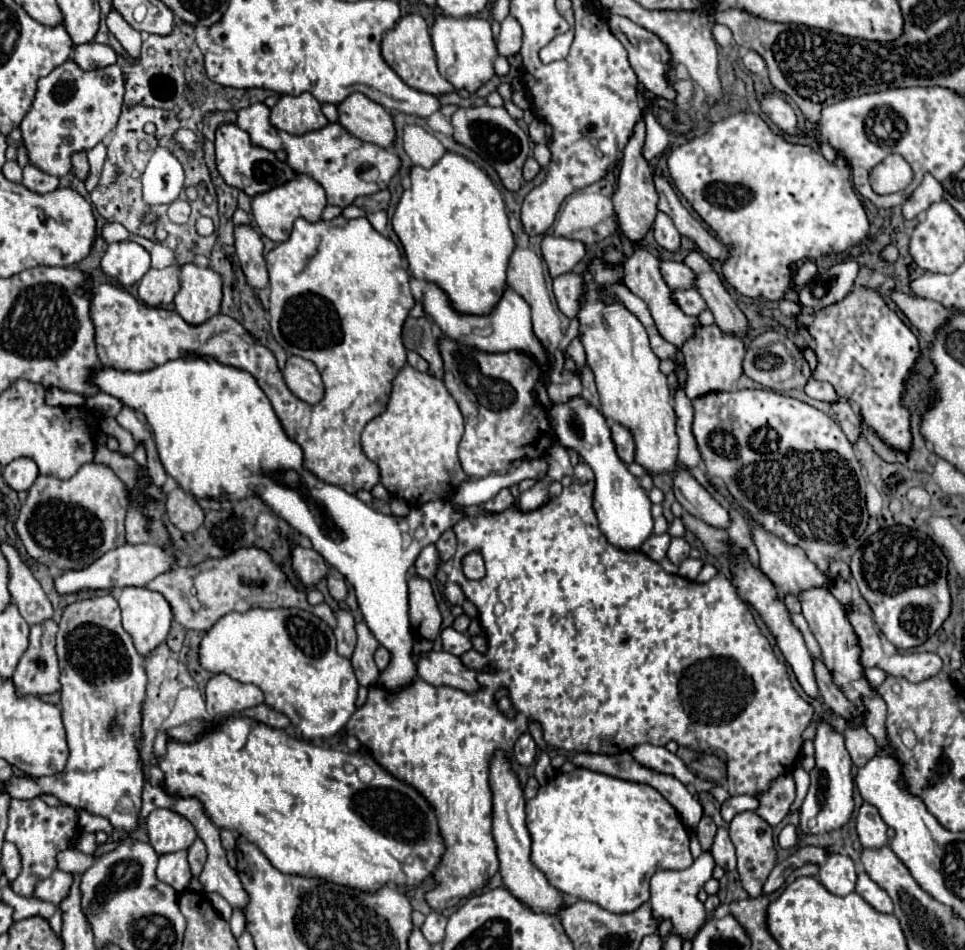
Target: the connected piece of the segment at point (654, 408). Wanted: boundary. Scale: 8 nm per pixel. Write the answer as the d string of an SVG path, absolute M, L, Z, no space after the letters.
M594 260L588 268L594 270L594 274L590 274L586 270L584 278L586 278L586 298L582 302L582 310L578 312L578 320L580 320L580 338L582 344L586 348L586 358L588 358L588 366L592 368L594 376L596 376L596 386L598 386L598 394L600 394L600 404L602 404L602 414L604 418L612 418L618 424L622 424L624 428L630 430L634 444L636 444L636 456L634 462L644 466L650 474L662 474L662 472L672 472L676 468L678 462L678 436L676 436L676 416L674 416L674 408L672 408L672 398L670 398L670 390L668 390L668 382L666 376L660 372L658 364L658 356L650 350L650 342L648 342L648 334L642 326L642 322L624 308L622 302L614 302L614 304L602 304L600 302L600 294L598 294L598 286L602 284L616 284L620 278L624 278L622 266L604 266L602 260Z

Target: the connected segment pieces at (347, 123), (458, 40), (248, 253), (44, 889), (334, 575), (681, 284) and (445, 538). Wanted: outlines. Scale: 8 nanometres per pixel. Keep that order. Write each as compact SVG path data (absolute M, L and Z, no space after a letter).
M354 92L342 104L338 104L338 114L338 122L356 138L374 142L382 148L394 146L396 130L392 114L362 92Z
M438 14L434 16L430 36L438 60L438 70L456 90L464 88L468 92L476 92L494 76L494 58L498 56L498 52L488 20L476 16L454 18L448 14Z
M236 226L234 238L236 238L236 254L248 286L252 286L254 290L266 288L268 272L266 272L264 244L260 240L260 234L250 226Z
M56 870L50 878L42 880L36 886L34 896L40 898L40 900L46 900L46 902L52 902L54 906L60 906L60 902L68 896L72 882L74 882L74 876L72 874L62 872L62 870Z
M330 570L330 574L328 574L328 590L330 590L332 598L338 600L338 602L342 602L346 598L348 588L344 584L344 578L336 570Z
M664 260L664 262L660 264L660 270L662 270L662 276L664 276L666 284L668 284L672 290L696 288L696 286L694 286L696 274L694 274L694 270L686 268L686 264L682 264L682 262L672 262L672 260Z
M446 530L446 532L440 536L440 540L436 542L436 548L438 548L438 552L440 552L442 562L446 562L448 558L452 558L454 552L456 552L456 536L454 536L454 530Z

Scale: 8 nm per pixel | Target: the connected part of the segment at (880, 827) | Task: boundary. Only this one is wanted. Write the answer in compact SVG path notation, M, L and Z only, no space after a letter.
M862 804L856 816L856 830L864 848L882 848L888 844L888 826L880 818L878 810L870 804Z

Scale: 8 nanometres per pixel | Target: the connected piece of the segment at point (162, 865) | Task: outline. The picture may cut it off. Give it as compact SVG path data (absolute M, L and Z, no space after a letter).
M186 850L162 854L158 860L156 876L158 876L158 880L170 884L176 892L186 890L186 886L192 878L192 872L190 872L190 866L186 860Z

